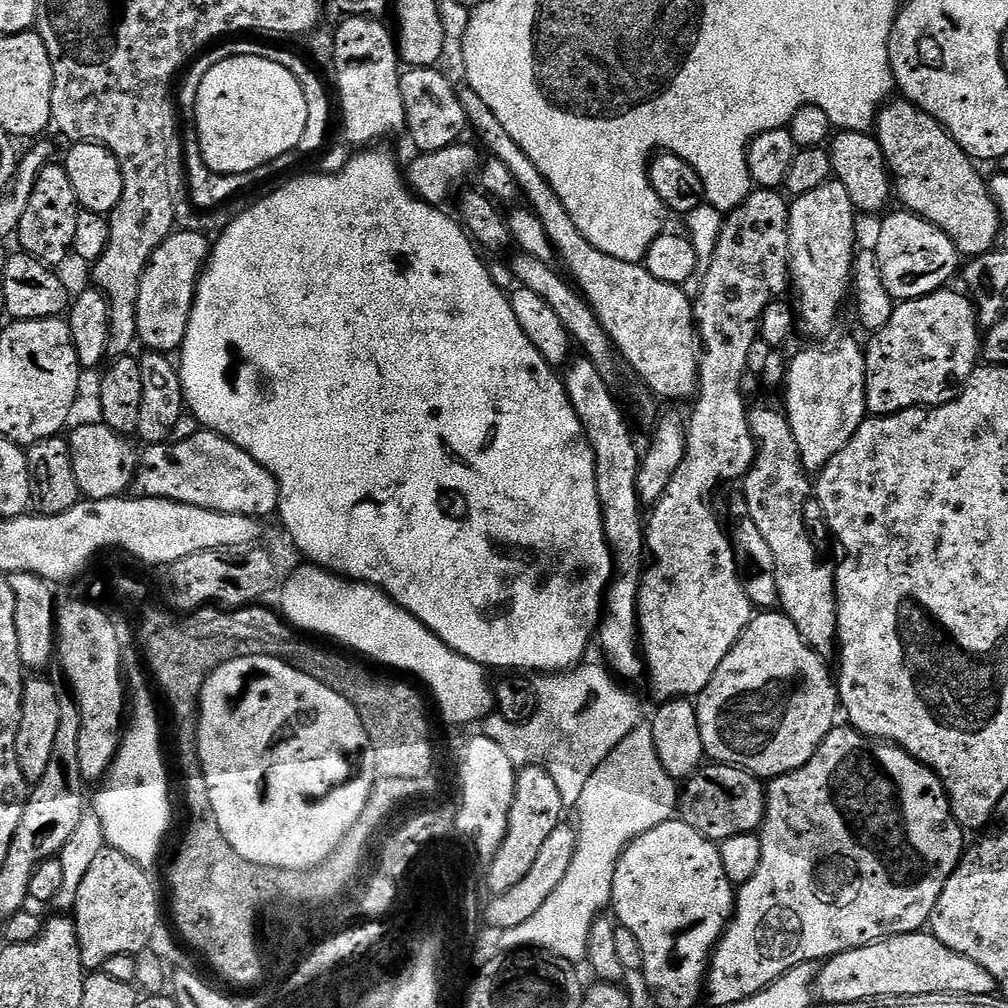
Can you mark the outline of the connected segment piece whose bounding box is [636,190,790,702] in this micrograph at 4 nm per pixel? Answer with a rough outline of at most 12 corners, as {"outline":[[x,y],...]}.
{"outline":[[789,201],[723,217],[688,449],[646,520],[646,684],[696,698],[752,621],[712,505],[756,457],[746,357],[789,291]]}

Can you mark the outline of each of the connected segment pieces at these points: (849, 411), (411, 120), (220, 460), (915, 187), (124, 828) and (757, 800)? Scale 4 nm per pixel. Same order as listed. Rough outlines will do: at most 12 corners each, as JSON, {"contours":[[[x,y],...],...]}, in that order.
{"contours":[[[804,348],[783,411],[809,474],[866,419],[864,348]],[[439,67],[400,73],[406,136],[420,152],[457,143],[468,115]],[[196,430],[138,456],[133,497],[265,518],[280,488],[248,452]],[[892,98],[874,135],[907,211],[964,258],[1002,221],[972,157],[930,114]],[[136,696],[90,808],[145,870],[172,824],[160,720]],[[712,762],[683,781],[679,819],[717,842],[764,823],[761,777]]]}

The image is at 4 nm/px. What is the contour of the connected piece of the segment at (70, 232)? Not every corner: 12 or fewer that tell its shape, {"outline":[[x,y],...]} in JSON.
{"outline":[[63,163],[45,164],[14,233],[57,266],[82,211]]}

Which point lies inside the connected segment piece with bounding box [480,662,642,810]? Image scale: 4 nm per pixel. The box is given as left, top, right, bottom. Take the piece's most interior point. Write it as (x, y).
(581, 715)

